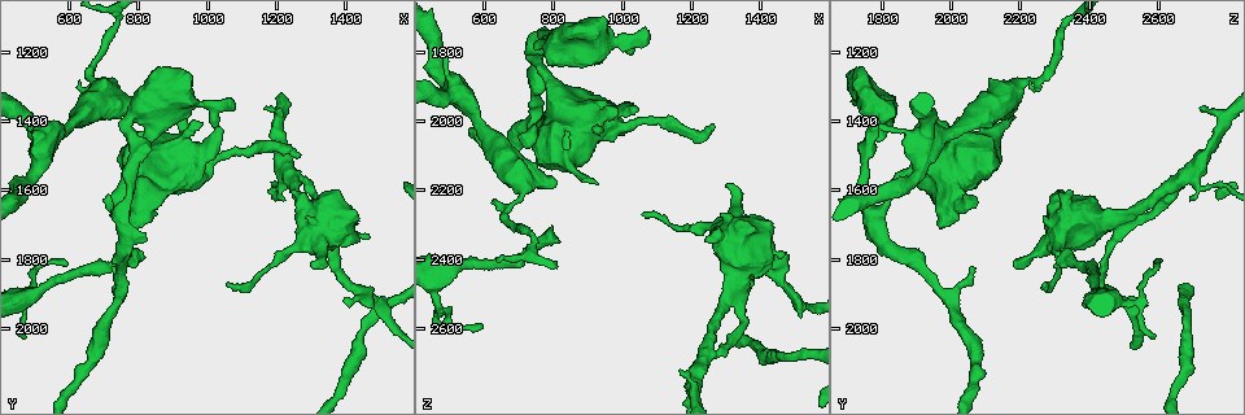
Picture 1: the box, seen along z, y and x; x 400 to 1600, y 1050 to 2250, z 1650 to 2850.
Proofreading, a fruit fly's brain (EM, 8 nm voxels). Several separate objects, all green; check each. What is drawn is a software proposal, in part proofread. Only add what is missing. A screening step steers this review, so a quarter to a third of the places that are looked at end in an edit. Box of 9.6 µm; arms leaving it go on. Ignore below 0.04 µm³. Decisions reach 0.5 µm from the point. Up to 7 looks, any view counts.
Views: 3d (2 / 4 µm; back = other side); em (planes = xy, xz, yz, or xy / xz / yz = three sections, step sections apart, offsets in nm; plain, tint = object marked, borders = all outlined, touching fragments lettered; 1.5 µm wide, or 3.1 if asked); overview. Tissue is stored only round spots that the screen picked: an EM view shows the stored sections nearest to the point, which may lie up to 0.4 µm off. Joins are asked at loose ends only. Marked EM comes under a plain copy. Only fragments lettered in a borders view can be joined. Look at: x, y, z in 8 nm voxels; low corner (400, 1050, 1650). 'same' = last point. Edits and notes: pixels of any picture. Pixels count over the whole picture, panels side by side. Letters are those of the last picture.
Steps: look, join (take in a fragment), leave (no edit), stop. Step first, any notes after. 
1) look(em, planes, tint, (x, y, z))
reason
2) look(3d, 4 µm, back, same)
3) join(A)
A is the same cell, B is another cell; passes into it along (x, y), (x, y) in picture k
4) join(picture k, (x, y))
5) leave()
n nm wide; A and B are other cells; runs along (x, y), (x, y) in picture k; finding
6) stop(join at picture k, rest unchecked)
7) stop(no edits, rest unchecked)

look(em, planes, borders, (820, 1790, 2350))
an open end

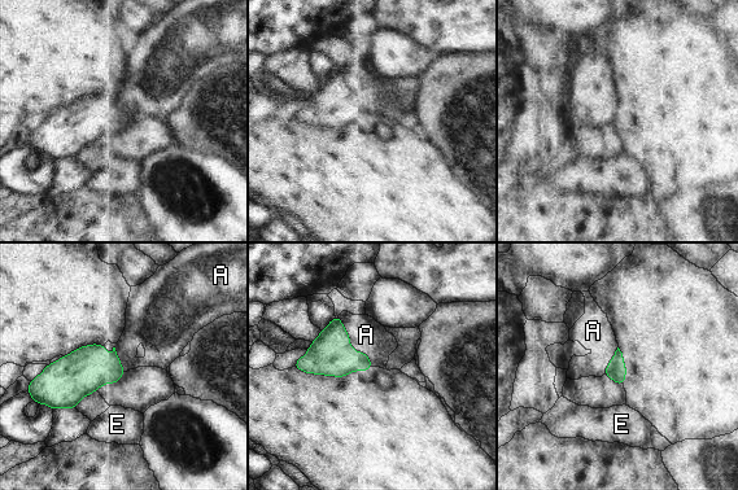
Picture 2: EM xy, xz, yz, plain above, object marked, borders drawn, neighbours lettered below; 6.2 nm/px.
join(A)
A is the same cell, E is another cell; passes into it along (330, 354), (349, 345), (366, 335) in picture 2; it goes on there

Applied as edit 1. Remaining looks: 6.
look(em, xy, step 4, tint, (630, 1290, 2220))

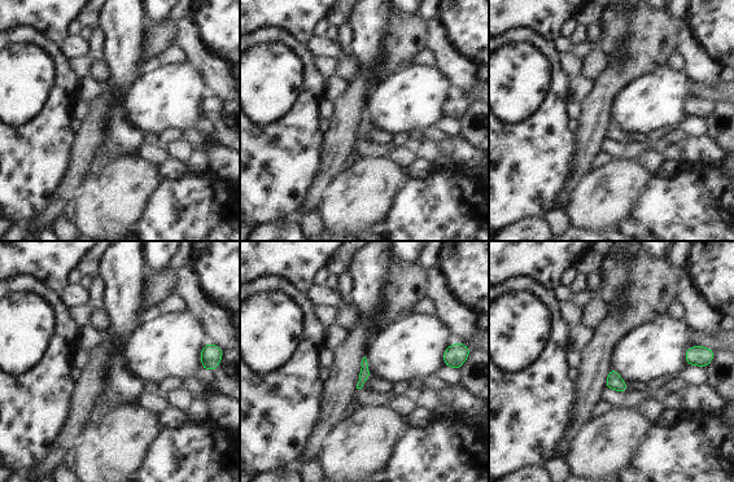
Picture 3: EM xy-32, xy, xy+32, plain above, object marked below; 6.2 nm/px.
look(em, planes, borders, same)

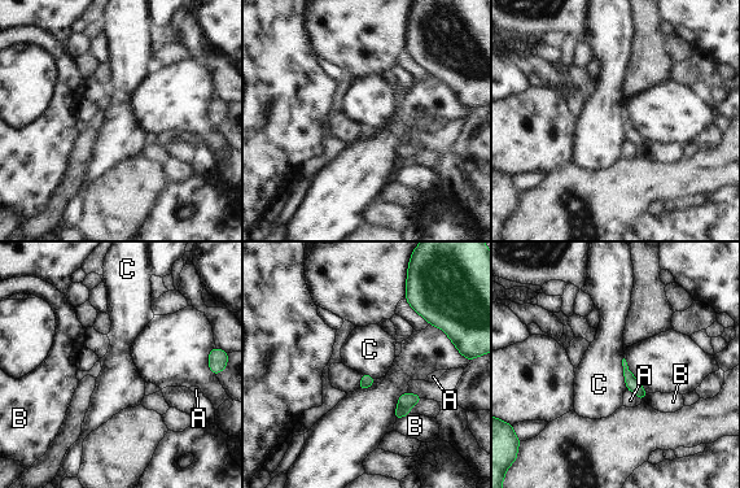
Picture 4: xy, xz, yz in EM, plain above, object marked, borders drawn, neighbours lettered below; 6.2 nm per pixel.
leave()
A, B and C are other cells; border along (622, 358), (622, 377), (626, 388) in picture 4; no lettered fragment goes on from it

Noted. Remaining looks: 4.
look(em, xy, step 4, borders, (1300, 1830, 2190))
free end

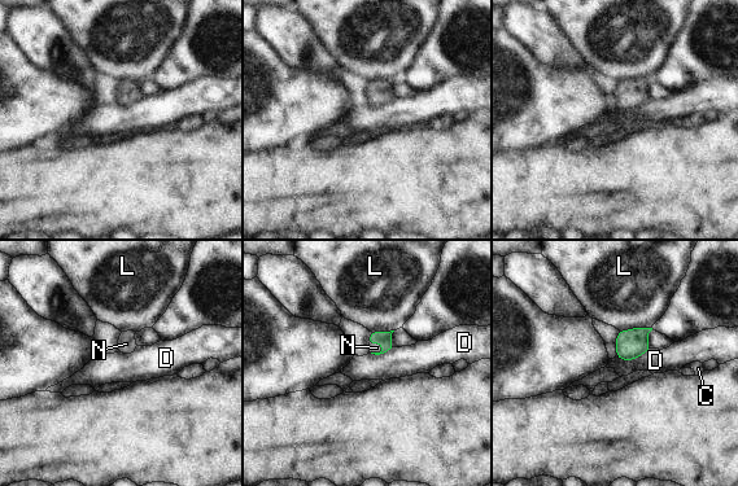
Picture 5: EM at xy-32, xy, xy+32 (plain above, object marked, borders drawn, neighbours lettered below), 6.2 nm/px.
join(N)
N is the same cell, C, D and L are other cells; passes into it along (387, 345), (383, 349), (376, 347) in picture 5; the neuron continues

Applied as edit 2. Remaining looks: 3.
stop(join at picture 2, join at picture 5, rest unchecked)

